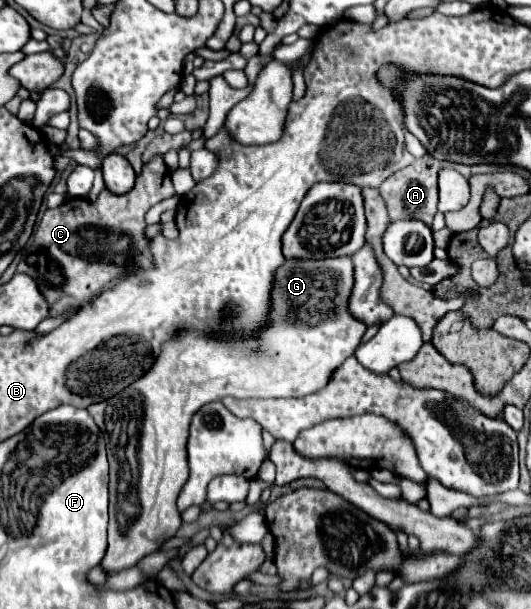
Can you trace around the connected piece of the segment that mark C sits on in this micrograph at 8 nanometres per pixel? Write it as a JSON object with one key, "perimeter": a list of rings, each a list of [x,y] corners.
{"perimeter":[[[154,155],[144,163],[142,173],[126,195],[102,189],[96,201],[66,199],[60,207],[44,213],[22,253],[18,273],[30,275],[38,283],[40,293],[50,305],[50,317],[78,311],[102,291],[118,283],[118,279],[128,277],[136,269],[154,267],[144,217],[152,205],[172,195],[170,169],[162,155]]]}

